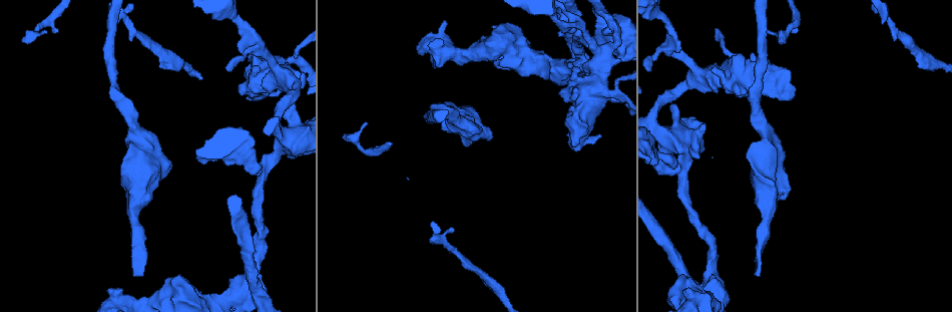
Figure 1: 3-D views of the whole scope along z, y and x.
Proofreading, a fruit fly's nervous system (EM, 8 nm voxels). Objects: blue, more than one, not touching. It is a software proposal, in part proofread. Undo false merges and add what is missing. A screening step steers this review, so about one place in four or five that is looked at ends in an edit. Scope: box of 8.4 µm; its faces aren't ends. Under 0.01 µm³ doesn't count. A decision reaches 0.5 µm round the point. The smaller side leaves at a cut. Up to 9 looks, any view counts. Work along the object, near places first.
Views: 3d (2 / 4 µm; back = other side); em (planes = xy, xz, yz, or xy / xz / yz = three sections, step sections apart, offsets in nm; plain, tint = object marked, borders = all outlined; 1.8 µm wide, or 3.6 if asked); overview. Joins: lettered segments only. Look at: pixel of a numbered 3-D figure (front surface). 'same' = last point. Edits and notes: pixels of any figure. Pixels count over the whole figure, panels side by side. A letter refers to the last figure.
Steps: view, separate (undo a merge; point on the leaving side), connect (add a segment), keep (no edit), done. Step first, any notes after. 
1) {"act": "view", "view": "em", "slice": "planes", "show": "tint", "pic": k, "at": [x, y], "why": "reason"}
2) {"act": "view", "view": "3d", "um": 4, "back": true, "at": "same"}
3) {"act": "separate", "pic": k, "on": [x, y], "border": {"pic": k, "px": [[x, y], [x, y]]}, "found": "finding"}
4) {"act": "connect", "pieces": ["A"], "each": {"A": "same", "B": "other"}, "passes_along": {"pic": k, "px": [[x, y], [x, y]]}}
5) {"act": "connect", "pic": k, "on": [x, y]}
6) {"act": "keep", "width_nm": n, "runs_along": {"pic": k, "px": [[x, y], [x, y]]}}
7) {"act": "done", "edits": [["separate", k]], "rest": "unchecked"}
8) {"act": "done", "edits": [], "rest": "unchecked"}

{"act": "view", "view": "3d", "um": 4, "back": true, "pic": 1, "at": [772, 176], "why": "sudden change in width"}

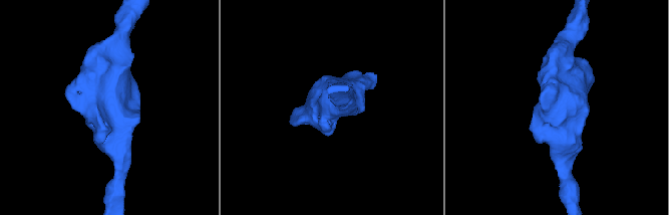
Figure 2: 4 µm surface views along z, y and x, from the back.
{"act": "view", "view": "em", "um": 3.6, "slice": "planes", "show": "borders", "pic": 2, "at": [557, 109], "why": "need the tissue"}

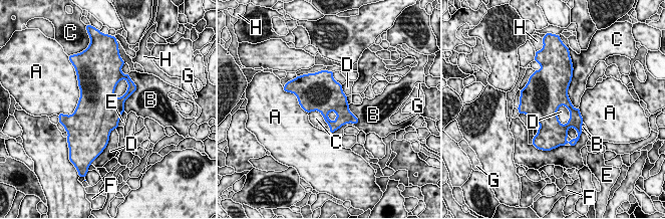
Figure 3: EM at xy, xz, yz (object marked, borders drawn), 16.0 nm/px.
{"act": "keep", "each": {"A": "other", "B": "other", "C": "other", "D": "other", "E": "other", "F": "other", "G": "other", "H": "other"}, "found": "one neuron here"}

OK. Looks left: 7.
{"act": "view", "view": "3d", "um": 4, "pic": 1, "at": [709, 284], "why": "looks like a crossing"}

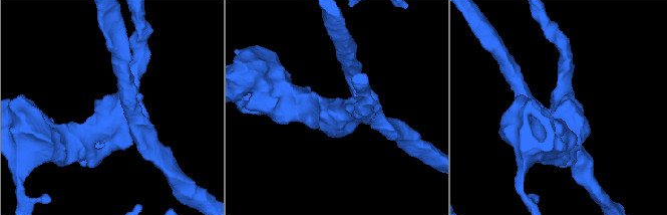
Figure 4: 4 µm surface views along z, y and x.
{"act": "view", "view": "em", "slice": "planes", "show": "tint", "pic": 4, "at": [122, 110]}

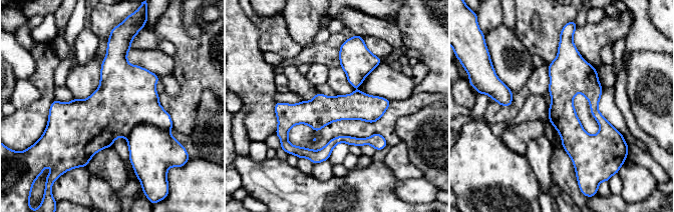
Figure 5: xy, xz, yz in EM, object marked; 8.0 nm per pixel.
{"act": "view", "view": "em", "slice": "planes", "show": "borders", "at": "same", "why": "what lies round it"}

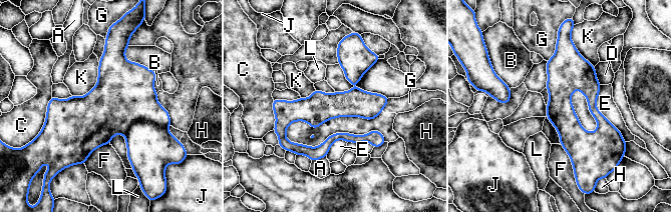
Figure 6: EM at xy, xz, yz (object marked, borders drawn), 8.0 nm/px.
{"act": "keep", "width_nm": 220, "each": {"A": "other", "B": "other", "C": "other", "D": "other", "E": "other", "F": "other", "G": "other", "H": "other", "J": "other", "K": "other", "L": "other"}, "border": {"pic": 6, "px": [[99, 62], [96, 84], [72, 96]]}, "found": "continuous, no second neuron"}

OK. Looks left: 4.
{"act": "view", "view": "em", "slice": "xy", "step": 4, "show": "tint", "pic": 1, "at": [607, 51], "why": "four-way junction"}

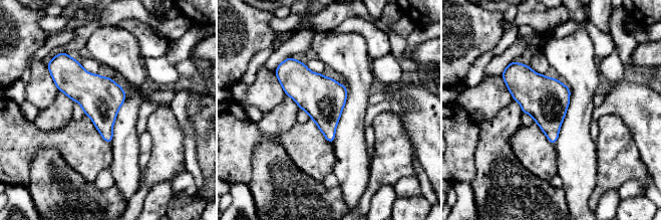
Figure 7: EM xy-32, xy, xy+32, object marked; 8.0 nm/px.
{"act": "view", "view": "em", "slice": "planes", "show": "borders", "at": "same", "why": "another direction"}

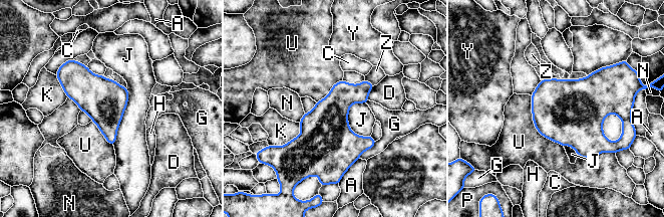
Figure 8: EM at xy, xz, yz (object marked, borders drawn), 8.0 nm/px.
{"act": "keep", "longest_contact_nm": ["U", 480], "each": {"A": "other", "C": "other", "D": "other", "G": "other", "H": "other", "J": "other", "K": "other", "N": "other", "P": "other", "U": "other", "Y": "other", "Z": "other"}, "border": {"pic": 8, "px": [[351, 103], [349, 128], [370, 137]]}, "found": "continuous, no second neuron"}

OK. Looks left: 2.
{"act": "view", "view": "em", "slice": "planes", "show": "borders", "pic": 1, "at": [278, 90]}

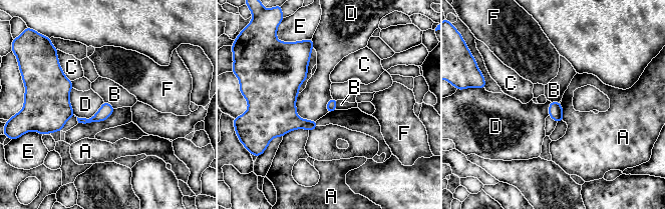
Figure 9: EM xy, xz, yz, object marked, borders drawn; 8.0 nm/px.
{"act": "keep", "each": {"A": "other", "B": "other", "C": "other", "D": "other", "E": "other", "F": "other"}, "border": {"pic": 9, "px": [[68, 94], [78, 117], [103, 101]]}, "found": "none of them fits"}

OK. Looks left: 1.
{"act": "done", "edits": [], "rest": "unchecked"}

